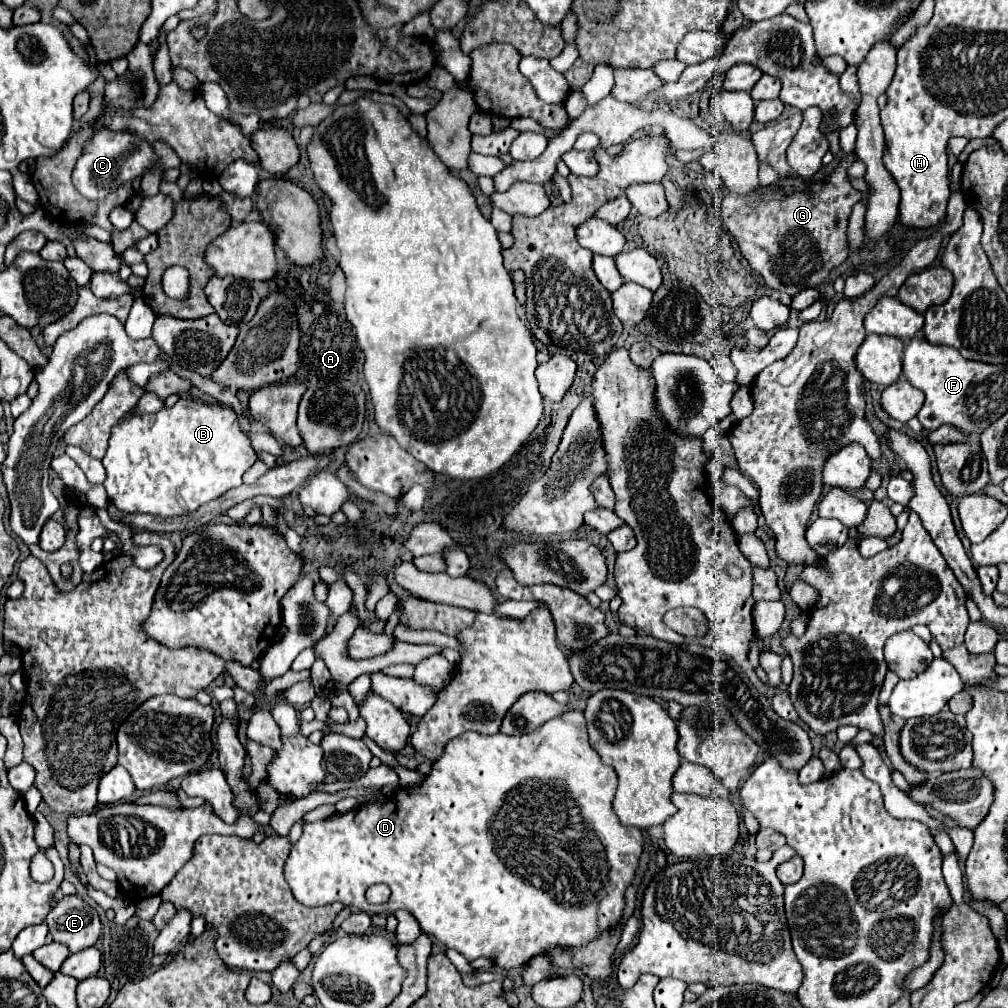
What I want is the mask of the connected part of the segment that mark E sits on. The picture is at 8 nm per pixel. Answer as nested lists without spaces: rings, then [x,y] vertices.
[[[63,896],[61,904],[49,912],[47,926],[51,938],[65,944],[71,954],[91,948],[101,934],[97,910],[77,896]]]

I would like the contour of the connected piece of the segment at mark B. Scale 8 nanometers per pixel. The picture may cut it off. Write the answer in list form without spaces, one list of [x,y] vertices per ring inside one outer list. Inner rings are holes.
[[[181,398],[175,406],[163,408],[155,414],[135,416],[119,422],[109,438],[107,454],[101,460],[107,478],[105,492],[109,502],[121,512],[147,512],[163,518],[187,516],[201,504],[211,502],[227,490],[239,486],[241,476],[257,460],[249,438],[241,432],[235,412],[225,404],[205,404],[193,398]]]

